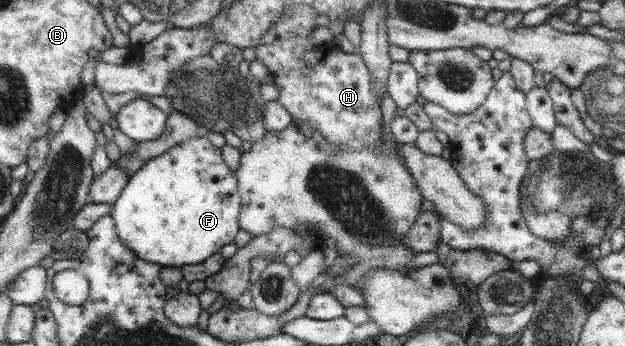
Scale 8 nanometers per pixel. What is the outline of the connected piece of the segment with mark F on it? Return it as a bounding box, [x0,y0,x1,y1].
[109,133,240,267]

